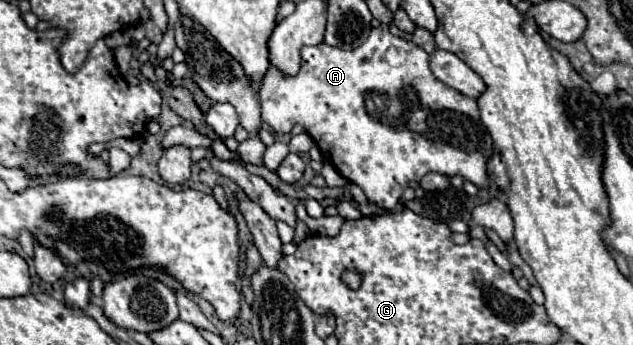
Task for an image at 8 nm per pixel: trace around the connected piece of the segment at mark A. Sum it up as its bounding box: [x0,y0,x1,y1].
[259,24,493,210]

